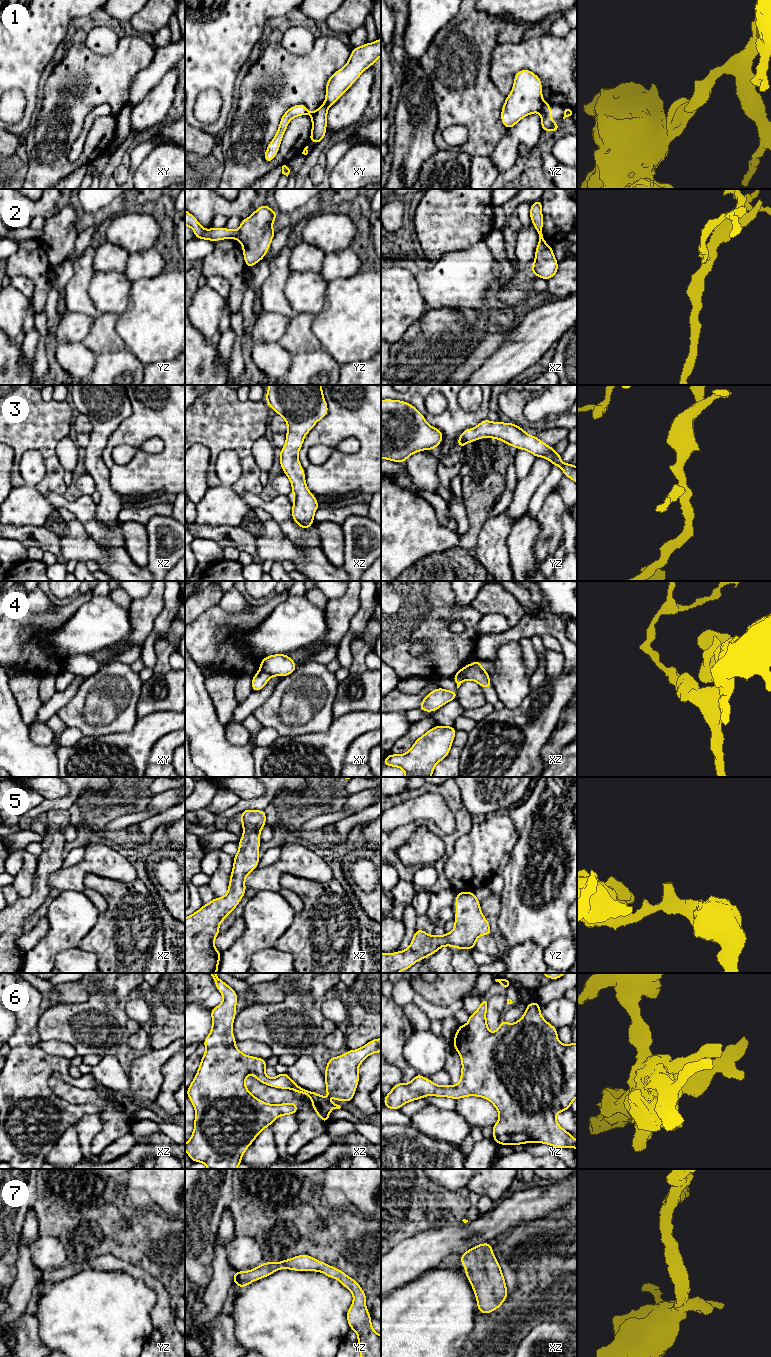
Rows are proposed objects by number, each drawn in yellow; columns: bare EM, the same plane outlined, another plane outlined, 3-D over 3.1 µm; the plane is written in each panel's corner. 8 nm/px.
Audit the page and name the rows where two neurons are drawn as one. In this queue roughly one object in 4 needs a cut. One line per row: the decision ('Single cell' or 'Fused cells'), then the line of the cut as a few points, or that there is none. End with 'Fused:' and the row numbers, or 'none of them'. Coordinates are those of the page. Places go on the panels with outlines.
1: Fused cells. Split along yz (544, 102), (539, 111)
2: Fused cells. Split along yz (239, 230), (237, 238)
3: Single cell. No split
4: Fused cells. Split along xz (464, 667), (463, 679)
5: Single cell. No split
6: Single cell. No split
7: Single cell. No split
Fused: 1, 2, 4

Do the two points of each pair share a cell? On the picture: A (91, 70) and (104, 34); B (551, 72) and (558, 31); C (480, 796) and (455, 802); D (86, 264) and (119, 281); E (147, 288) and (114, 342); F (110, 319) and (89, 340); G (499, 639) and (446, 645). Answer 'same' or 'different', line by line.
A: different
B: different
C: different
D: different
E: different
F: same
G: different

